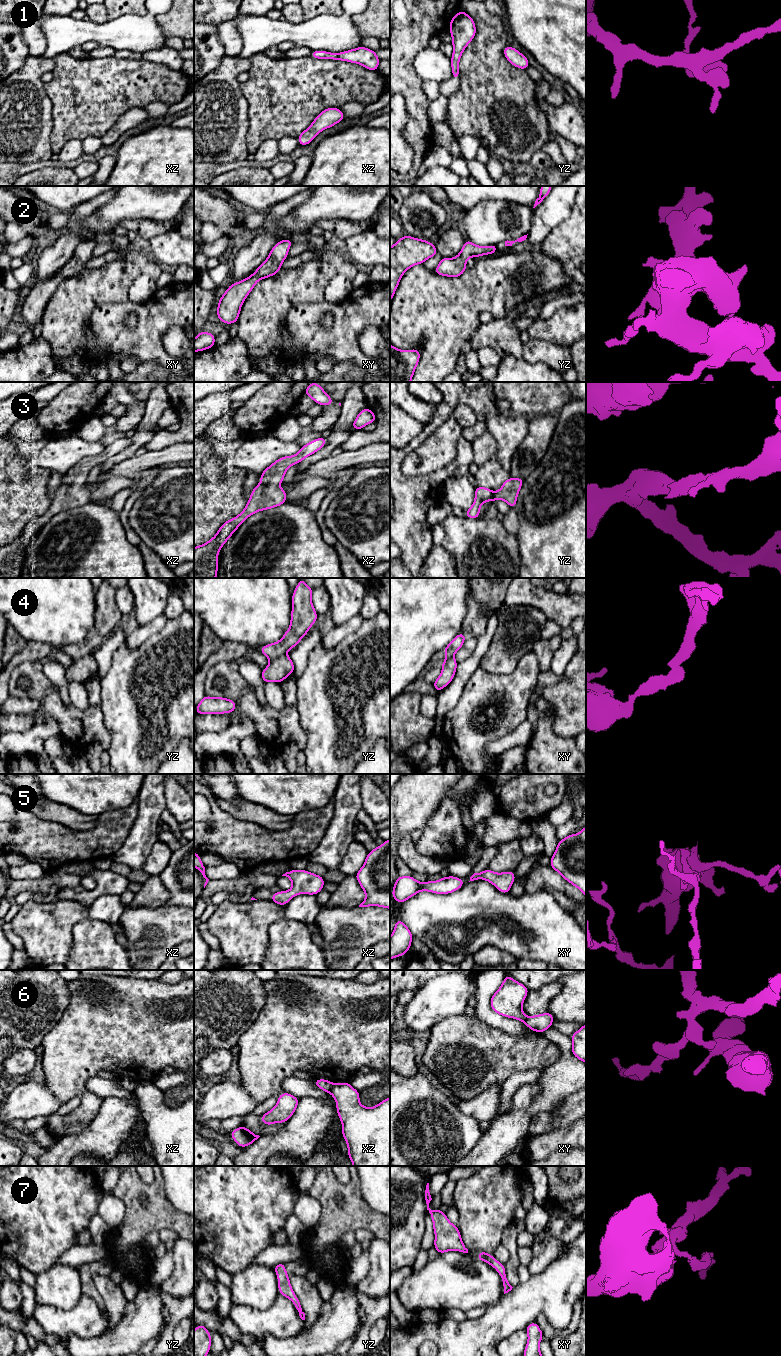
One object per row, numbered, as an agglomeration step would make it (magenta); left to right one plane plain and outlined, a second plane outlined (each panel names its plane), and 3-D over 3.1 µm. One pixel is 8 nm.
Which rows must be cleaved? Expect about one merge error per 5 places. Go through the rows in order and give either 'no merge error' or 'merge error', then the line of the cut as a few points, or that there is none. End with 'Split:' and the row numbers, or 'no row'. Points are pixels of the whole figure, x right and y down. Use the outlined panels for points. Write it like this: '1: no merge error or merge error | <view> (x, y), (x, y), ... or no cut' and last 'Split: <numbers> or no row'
1: no merge error | no cut
2: no merge error | no cut
3: no merge error | no cut
4: merge error | yz (284, 654), (270, 660)
5: no merge error | no cut
6: merge error | xz (334, 1084), (329, 1092)
7: no merge error | no cut
Split: 4, 6

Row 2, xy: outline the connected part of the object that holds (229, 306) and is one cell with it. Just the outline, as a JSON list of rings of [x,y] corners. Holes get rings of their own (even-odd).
[[[290,238],[276,243],[267,259],[248,278],[231,284],[221,296],[217,306],[218,320],[231,325],[237,323],[241,307],[255,284],[261,280],[277,274],[283,261],[288,257],[292,245]]]

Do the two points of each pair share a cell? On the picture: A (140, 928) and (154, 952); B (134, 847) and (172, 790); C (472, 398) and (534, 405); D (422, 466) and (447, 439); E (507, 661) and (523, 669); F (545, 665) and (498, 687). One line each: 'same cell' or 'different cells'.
A: same cell
B: different cells
C: different cells
D: same cell
E: different cells
F: different cells

